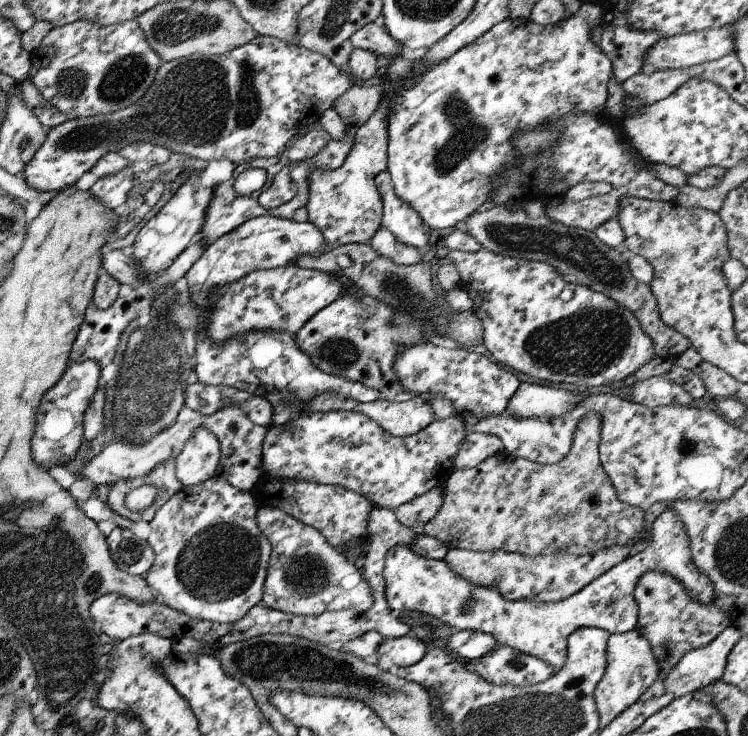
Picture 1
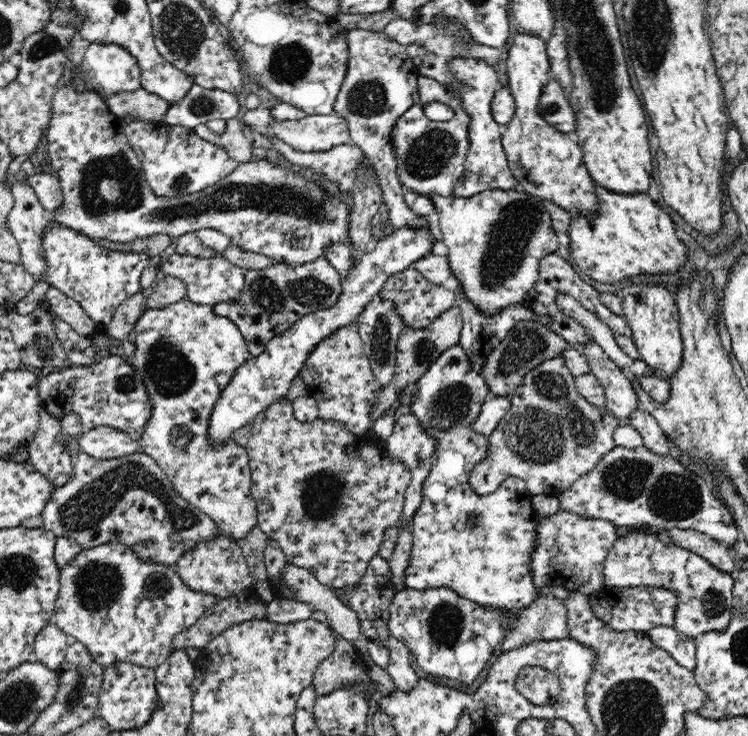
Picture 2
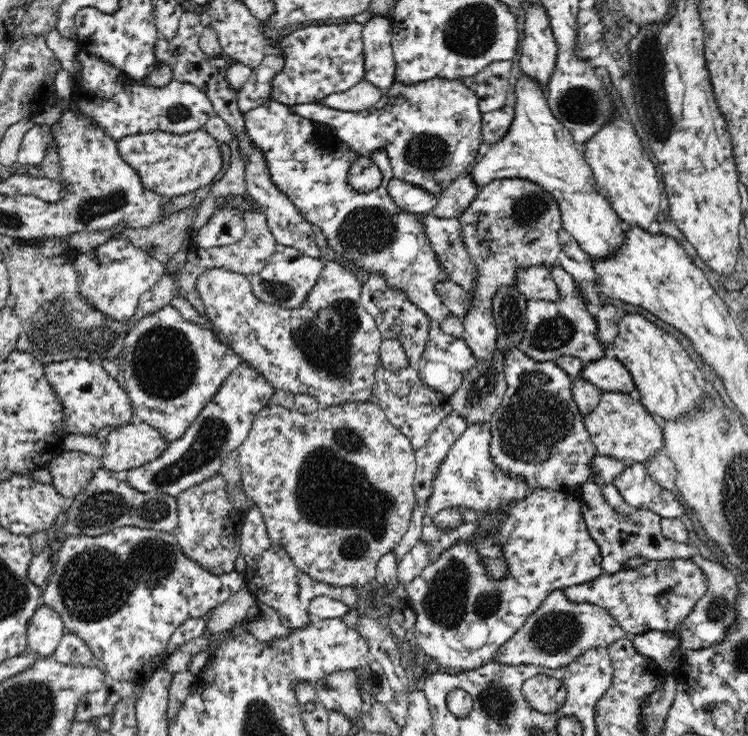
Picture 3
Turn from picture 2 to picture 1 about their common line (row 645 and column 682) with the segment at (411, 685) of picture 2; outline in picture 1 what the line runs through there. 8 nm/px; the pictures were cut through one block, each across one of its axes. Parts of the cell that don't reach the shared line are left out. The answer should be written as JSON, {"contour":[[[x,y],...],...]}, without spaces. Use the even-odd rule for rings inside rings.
{"contour":[[[655,376],[648,380],[629,381],[631,385],[631,401],[645,407],[659,407],[676,403],[688,405],[692,400],[681,386],[666,380],[662,376]]]}

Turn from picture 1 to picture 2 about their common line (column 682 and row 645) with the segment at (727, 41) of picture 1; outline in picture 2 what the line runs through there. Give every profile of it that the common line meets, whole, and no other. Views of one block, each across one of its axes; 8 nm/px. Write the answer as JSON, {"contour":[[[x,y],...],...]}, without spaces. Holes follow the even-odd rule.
{"contour":[[[49,622],[35,639],[33,653],[36,655],[36,661],[57,671],[66,657],[70,641],[64,631],[59,630],[53,622]]]}

